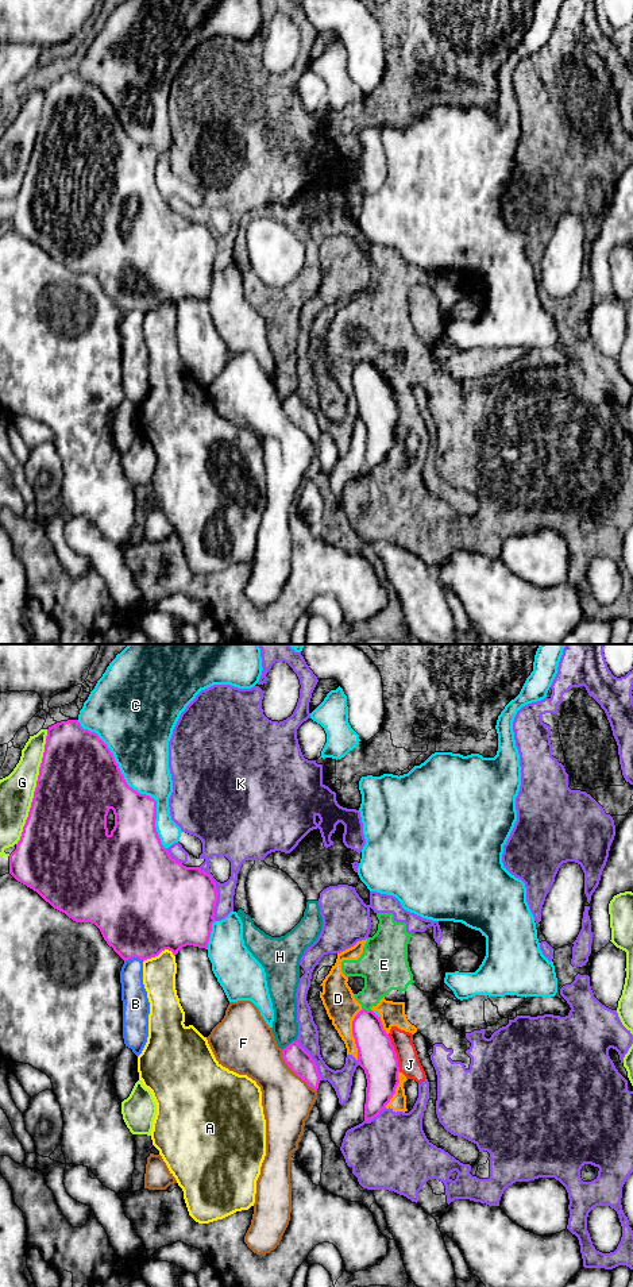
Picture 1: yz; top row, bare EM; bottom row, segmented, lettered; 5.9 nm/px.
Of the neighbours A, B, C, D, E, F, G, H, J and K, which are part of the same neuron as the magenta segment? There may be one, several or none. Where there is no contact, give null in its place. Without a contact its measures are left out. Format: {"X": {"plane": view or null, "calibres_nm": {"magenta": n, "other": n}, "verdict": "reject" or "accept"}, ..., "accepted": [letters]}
{"A": {"plane": "yz", "calibres_nm": {"magenta": 480, "other": 190}, "verdict": "reject"}, "B": {"plane": "yz", "calibres_nm": {"magenta": 500, "other": 160}, "verdict": "reject"}, "C": {"plane": "yz", "calibres_nm": {"magenta": 420, "other": 340}, "verdict": "reject"}, "D": {"plane": "yz", "calibres_nm": {"magenta": 220, "other": 190}, "verdict": "reject"}, "E": {"plane": "yz", "calibres_nm": {"magenta": 220, "other": 240}, "verdict": "reject"}, "F": {"plane": "yz", "calibres_nm": {"magenta": 150, "other": 300}, "verdict": "reject"}, "G": {"plane": "yz", "calibres_nm": {"magenta": 480, "other": 200}, "verdict": "reject"}, "H": {"plane": "yz", "calibres_nm": {"magenta": 150, "other": 160}, "verdict": "reject"}, "J": {"plane": "yz", "calibres_nm": {"magenta": 220, "other": 130}, "verdict": "reject"}, "K": {"plane": "yz", "calibres_nm": {"magenta": 460, "other": 110}, "verdict": "reject"}, "accepted": []}

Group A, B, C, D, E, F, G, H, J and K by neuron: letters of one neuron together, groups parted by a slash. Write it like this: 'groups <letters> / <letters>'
groups A / B / C / D E J K / F / G / H

